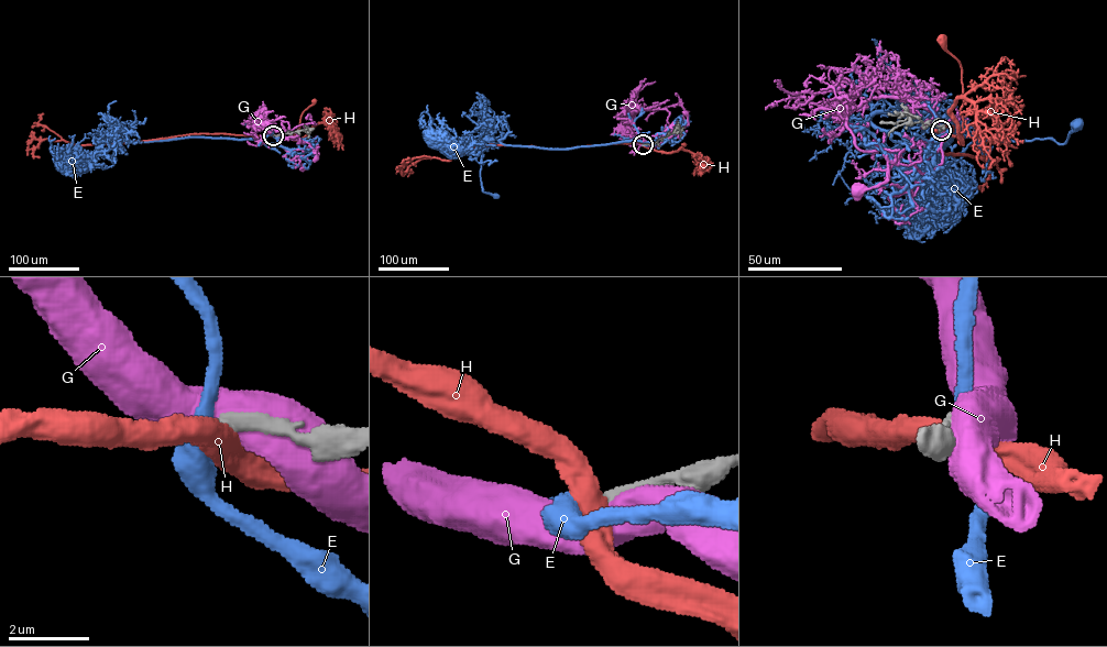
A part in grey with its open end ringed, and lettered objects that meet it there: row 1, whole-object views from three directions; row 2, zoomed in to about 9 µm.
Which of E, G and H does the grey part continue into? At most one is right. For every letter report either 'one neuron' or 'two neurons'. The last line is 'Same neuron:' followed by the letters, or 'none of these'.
E: two neurons
G: two neurons
H: two neurons
Same neuron: none of these

